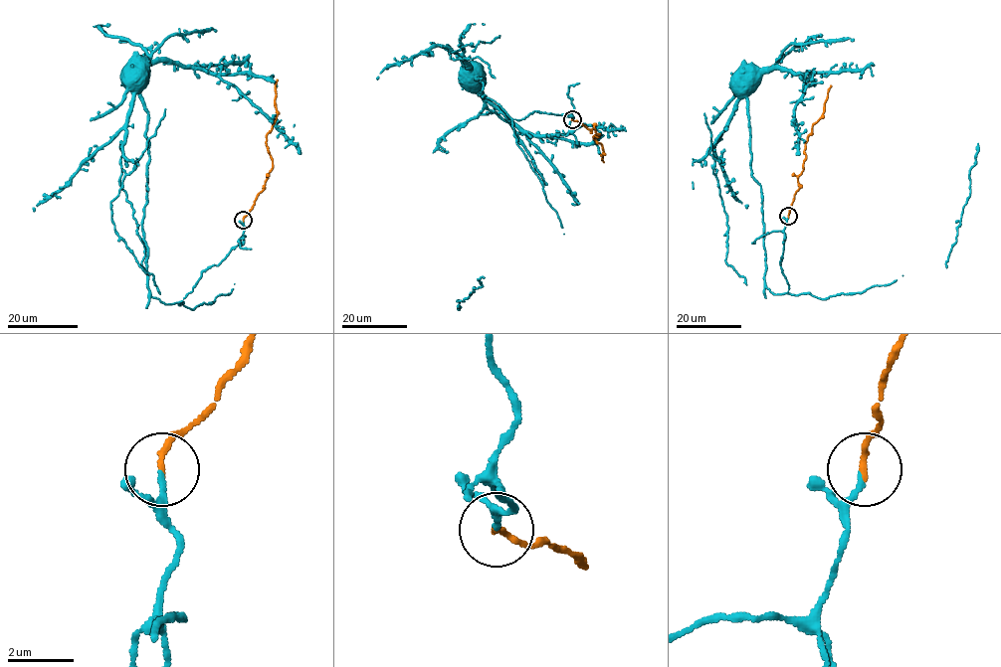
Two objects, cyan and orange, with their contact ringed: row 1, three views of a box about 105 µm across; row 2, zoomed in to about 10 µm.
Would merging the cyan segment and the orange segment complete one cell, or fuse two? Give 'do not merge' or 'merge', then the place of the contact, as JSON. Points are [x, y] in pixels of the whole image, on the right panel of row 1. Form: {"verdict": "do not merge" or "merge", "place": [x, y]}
{"verdict": "merge", "place": [788, 216]}

